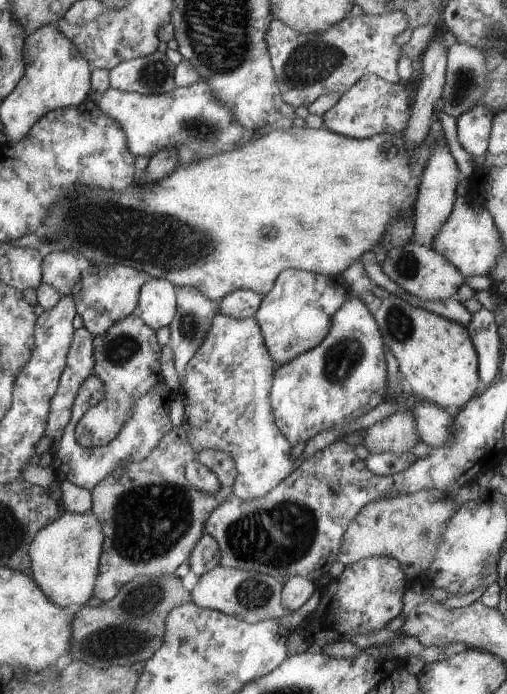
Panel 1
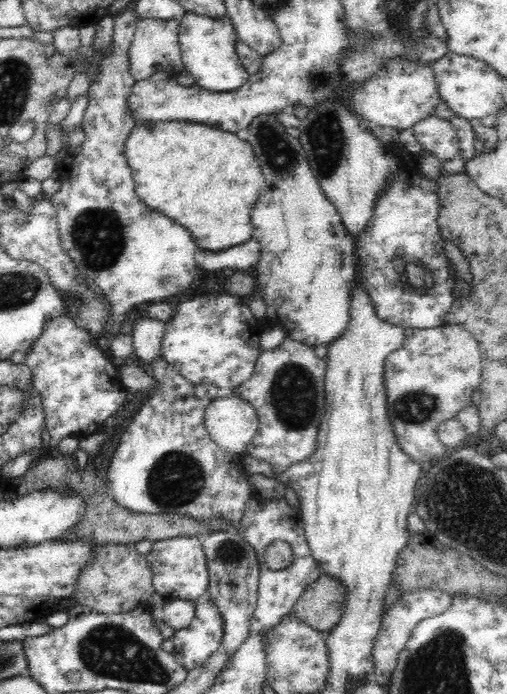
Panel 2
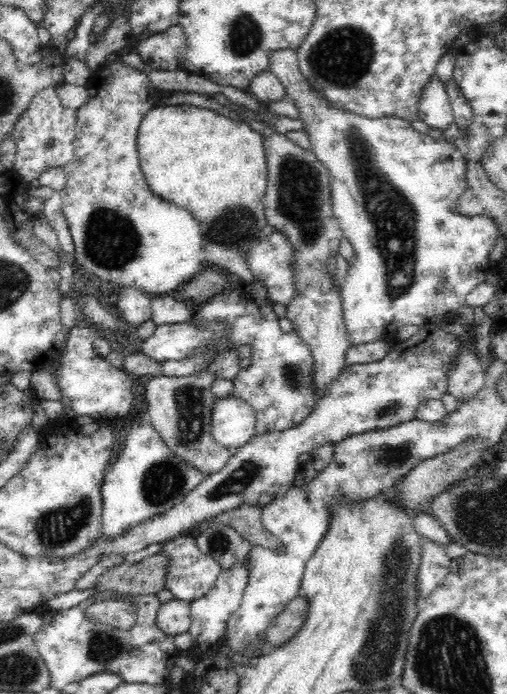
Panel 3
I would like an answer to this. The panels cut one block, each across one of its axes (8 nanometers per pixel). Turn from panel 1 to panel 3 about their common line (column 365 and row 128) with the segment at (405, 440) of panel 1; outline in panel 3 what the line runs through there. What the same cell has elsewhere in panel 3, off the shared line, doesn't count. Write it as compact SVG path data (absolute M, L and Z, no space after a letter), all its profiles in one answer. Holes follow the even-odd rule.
M436 73L422 89L419 110L419 120L426 122L430 129L444 131L454 122L445 84L438 79Z

